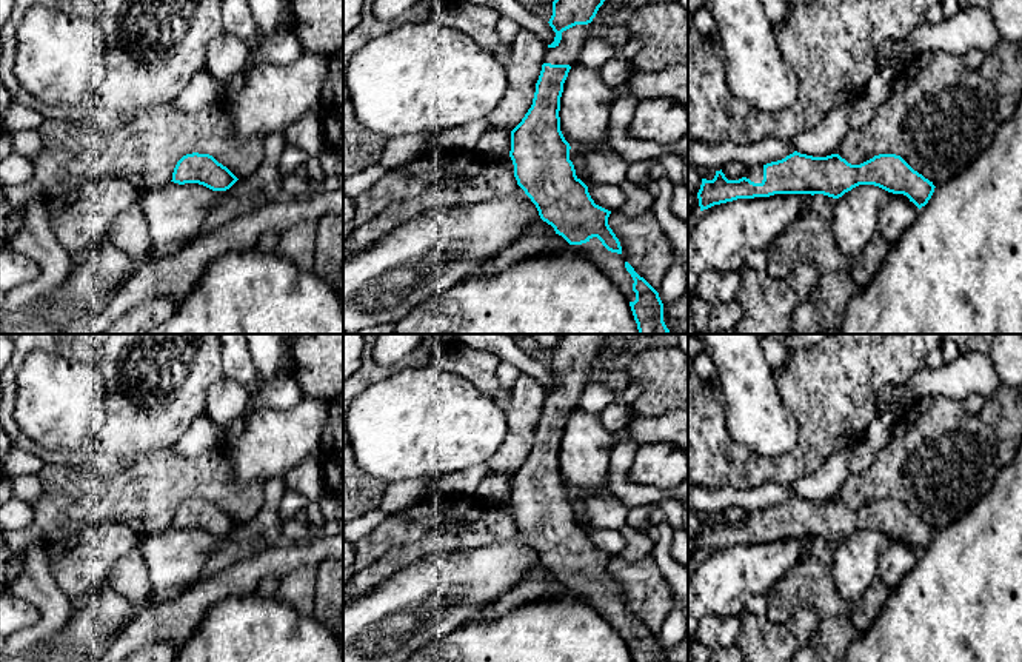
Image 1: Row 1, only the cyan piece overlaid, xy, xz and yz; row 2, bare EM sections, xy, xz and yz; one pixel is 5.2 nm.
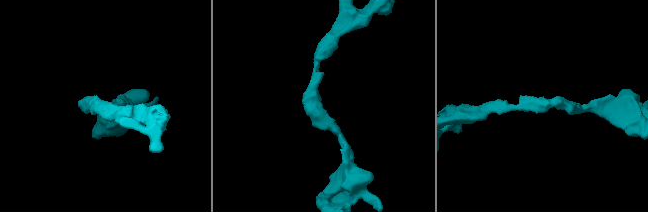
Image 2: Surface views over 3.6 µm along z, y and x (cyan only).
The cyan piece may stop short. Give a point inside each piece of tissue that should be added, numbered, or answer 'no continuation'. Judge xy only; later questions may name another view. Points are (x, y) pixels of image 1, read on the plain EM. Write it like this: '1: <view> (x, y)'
no continuation

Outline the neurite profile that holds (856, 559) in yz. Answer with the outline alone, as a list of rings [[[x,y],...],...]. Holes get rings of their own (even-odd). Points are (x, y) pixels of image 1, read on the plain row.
[[[859,530],[845,537],[842,542],[836,543],[831,574],[836,588],[845,602],[853,603],[863,596],[867,588],[877,579],[877,568],[882,551],[894,542],[910,545],[903,539],[893,539],[874,530]]]

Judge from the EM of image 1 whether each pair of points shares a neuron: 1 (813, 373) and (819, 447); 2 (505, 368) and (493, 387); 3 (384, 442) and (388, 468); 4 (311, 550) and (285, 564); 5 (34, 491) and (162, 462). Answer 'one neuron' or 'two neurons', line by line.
1: one neuron
2: two neurons
3: one neuron
4: one neuron
5: two neurons

